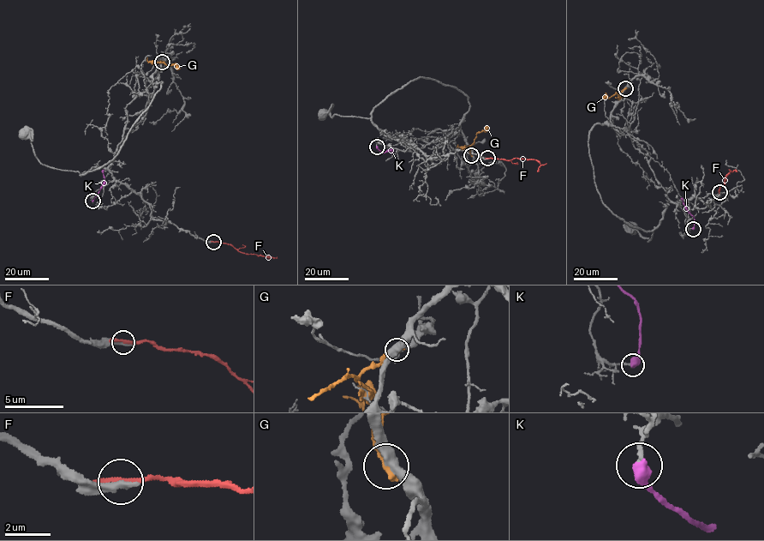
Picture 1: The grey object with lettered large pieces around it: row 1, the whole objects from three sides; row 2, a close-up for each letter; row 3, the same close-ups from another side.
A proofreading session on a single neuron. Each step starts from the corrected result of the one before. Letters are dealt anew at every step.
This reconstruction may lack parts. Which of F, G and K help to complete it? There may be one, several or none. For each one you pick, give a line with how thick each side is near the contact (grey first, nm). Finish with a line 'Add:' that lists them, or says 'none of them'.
Add: none of them

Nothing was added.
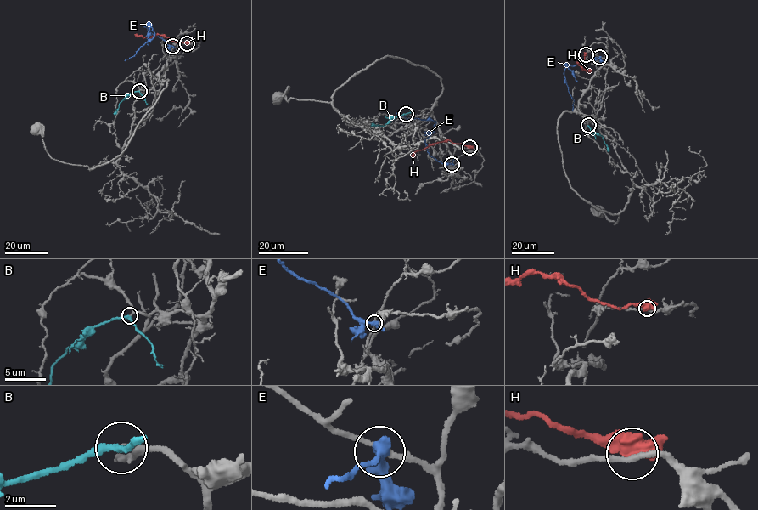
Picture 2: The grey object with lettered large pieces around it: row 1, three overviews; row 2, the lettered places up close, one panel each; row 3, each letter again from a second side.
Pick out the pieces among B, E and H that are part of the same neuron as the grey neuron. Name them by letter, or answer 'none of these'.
B

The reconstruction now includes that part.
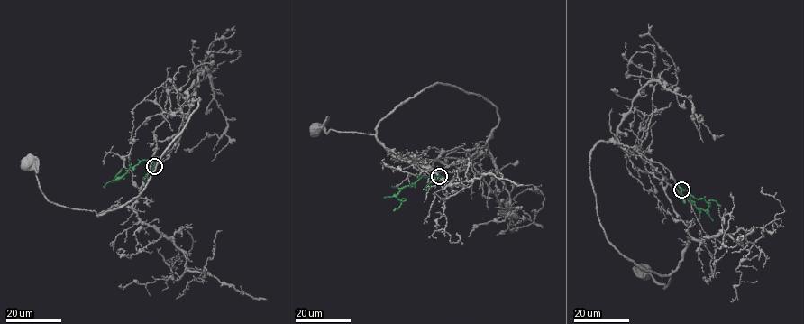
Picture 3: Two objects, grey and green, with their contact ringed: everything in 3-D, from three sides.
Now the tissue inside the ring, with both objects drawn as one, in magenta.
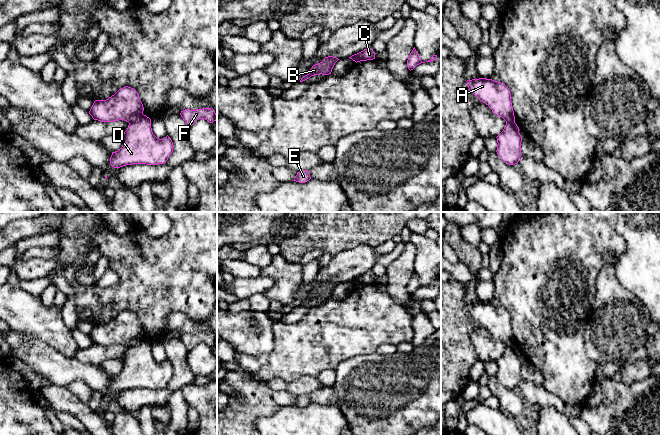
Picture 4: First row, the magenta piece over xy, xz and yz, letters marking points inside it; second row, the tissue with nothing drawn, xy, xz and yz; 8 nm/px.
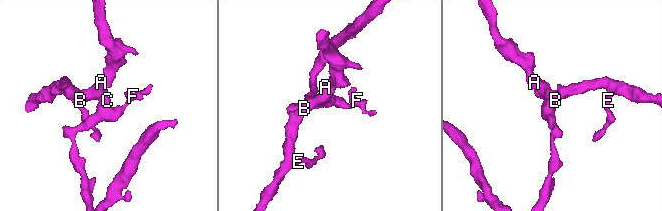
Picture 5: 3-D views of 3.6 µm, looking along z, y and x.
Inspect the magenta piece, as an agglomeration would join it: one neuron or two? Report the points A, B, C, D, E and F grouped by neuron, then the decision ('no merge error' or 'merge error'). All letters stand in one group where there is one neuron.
groups A B E / C D F; merge error

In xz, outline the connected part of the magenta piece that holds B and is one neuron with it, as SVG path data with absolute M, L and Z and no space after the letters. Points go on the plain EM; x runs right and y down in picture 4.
M333 280L325 281L322 286L313 289L312 292L310 293L310 297L303 300L300 304L300 306L307 304L311 300L314 300L314 299L320 299L320 298L329 299L329 298L331 298L332 293L338 284L339 284L338 282L333 281Z

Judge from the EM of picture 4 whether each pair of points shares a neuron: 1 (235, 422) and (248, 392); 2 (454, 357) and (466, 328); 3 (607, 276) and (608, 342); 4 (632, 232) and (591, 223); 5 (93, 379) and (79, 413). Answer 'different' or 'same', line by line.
1: same
2: same
3: same
4: different
5: different

